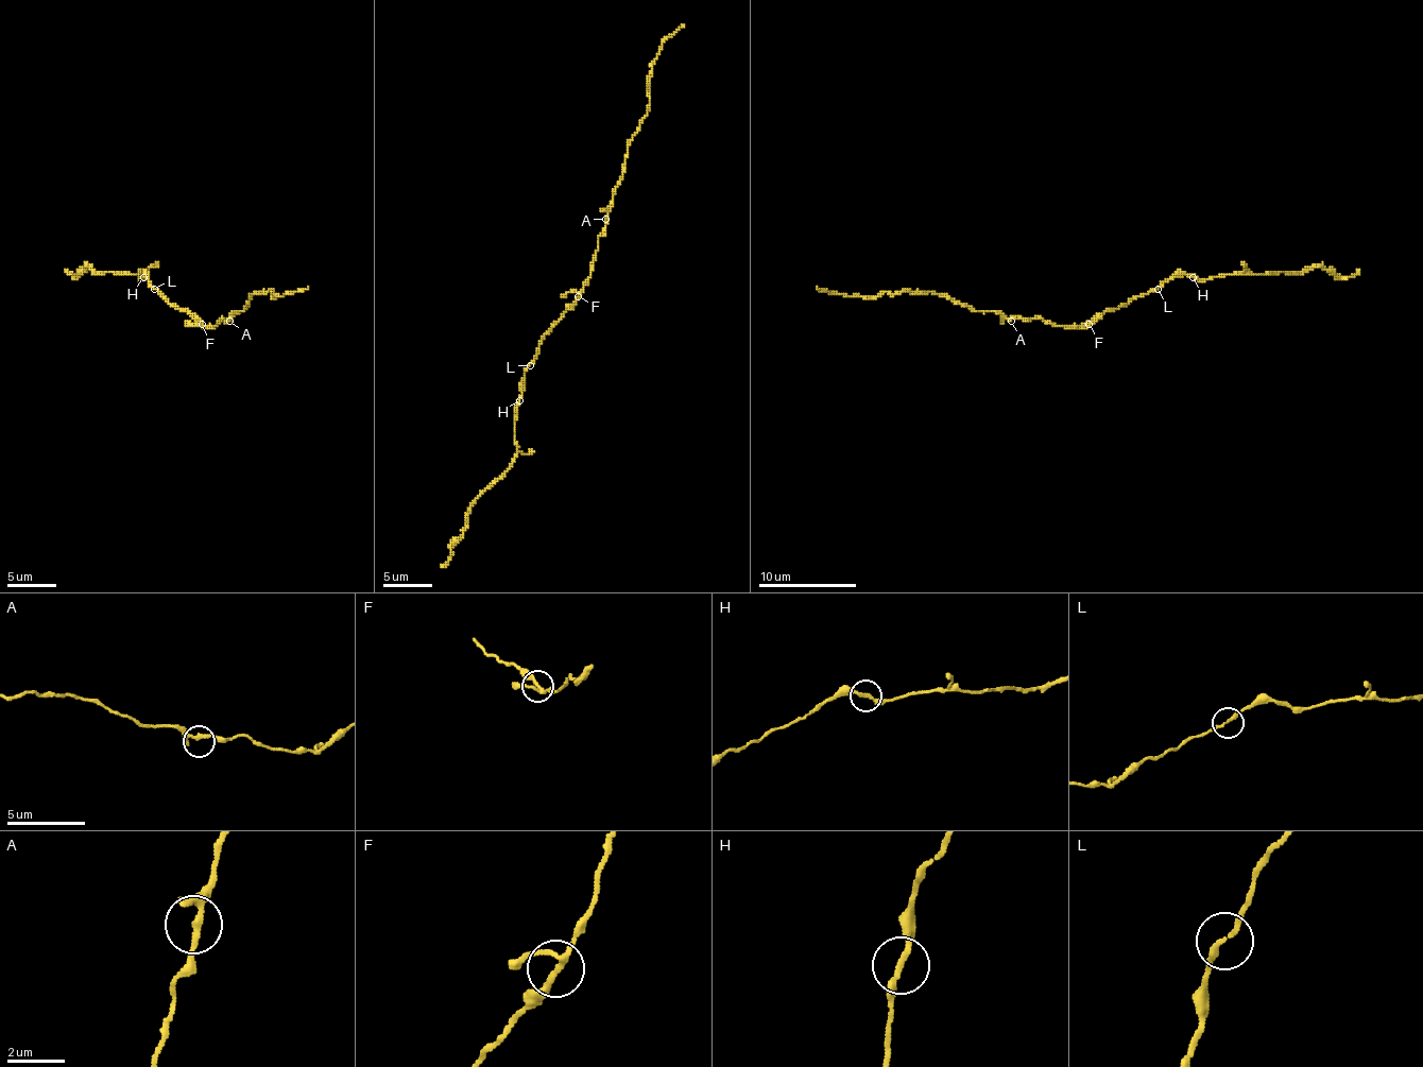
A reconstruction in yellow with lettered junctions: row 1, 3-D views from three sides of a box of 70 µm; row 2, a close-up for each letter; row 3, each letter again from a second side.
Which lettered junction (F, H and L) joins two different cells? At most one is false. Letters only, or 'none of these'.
none of these

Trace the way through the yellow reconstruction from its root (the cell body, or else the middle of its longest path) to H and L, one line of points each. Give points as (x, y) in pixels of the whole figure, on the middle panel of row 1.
H: (573, 305), (544, 337), (534, 361), (525, 373), (519, 400)
L: (573, 305), (544, 337), (529, 365)

